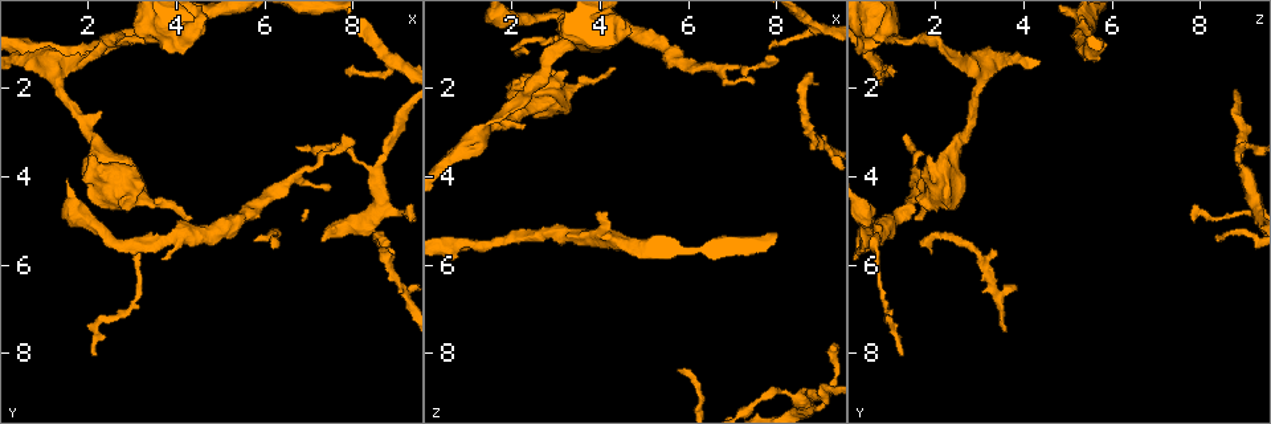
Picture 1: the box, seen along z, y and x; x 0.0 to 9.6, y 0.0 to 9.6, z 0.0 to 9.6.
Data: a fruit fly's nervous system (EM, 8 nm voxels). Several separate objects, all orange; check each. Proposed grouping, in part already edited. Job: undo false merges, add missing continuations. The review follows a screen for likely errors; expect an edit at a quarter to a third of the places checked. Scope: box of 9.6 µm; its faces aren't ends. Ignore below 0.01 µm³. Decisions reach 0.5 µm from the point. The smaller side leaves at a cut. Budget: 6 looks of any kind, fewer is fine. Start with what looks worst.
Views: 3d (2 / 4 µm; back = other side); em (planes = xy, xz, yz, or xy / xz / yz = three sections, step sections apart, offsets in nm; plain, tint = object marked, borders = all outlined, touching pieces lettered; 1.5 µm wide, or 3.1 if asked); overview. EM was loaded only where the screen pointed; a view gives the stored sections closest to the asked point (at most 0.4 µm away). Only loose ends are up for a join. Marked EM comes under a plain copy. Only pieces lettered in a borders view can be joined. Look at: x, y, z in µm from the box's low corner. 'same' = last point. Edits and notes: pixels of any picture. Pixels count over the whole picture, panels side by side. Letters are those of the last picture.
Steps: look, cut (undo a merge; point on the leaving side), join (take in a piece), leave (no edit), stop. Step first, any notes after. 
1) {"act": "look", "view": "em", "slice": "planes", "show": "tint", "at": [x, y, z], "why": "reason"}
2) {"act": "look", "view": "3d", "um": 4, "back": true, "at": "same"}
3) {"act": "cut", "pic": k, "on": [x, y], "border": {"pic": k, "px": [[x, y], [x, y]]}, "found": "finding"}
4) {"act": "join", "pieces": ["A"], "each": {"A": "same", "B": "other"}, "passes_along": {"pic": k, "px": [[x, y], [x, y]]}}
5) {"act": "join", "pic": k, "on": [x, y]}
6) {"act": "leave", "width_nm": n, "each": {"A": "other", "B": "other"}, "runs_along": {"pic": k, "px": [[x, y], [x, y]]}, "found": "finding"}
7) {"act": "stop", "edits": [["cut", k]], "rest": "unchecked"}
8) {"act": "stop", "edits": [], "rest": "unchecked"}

{"act": "look", "view": "em", "slice": "xy", "step": 4, "show": "borders", "at": [4.35, 4.90, 1.60], "why": "an open end"}

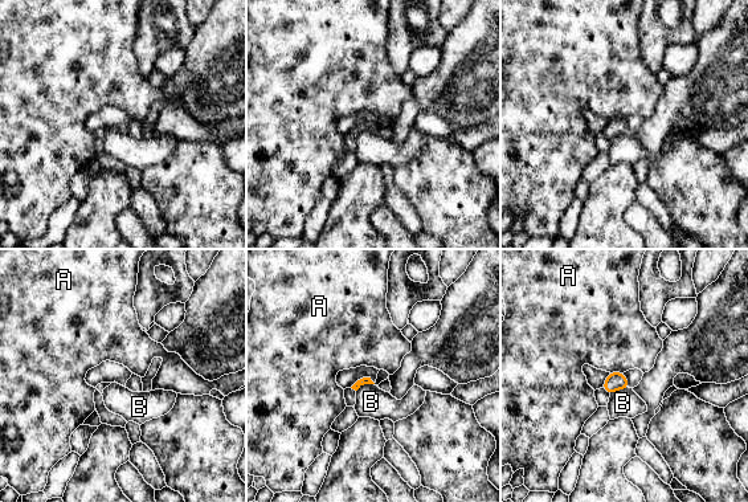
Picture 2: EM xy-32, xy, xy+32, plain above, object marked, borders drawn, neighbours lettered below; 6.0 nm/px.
{"act": "look", "view": "em", "slice": "planes", "show": "borders", "at": "same"}

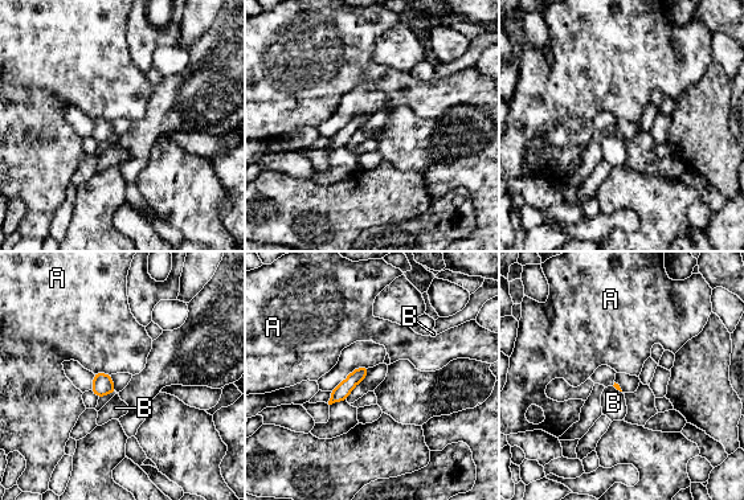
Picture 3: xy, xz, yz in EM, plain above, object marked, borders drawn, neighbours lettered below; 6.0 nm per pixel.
{"act": "leave", "longest_contact_nm": ["A", 110], "each": {"A": "other", "B": "other"}, "runs_along": {"pic": 3, "px": [[366, 369], [334, 398]]}, "found": "none of them fits"}

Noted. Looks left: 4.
{"act": "look", "view": "em", "slice": "xy", "step": 8, "show": "borders", "at": [2.05, 3.60, 2.05], "why": "stops while still wide"}

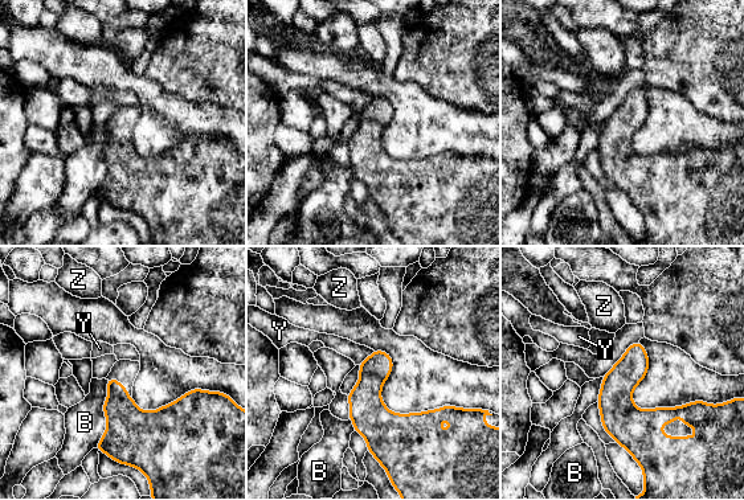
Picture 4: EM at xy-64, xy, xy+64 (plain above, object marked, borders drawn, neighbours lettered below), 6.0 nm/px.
{"act": "look", "view": "em", "slice": "xz", "step": 8, "show": "borders", "at": "same", "why": "cut it another way"}

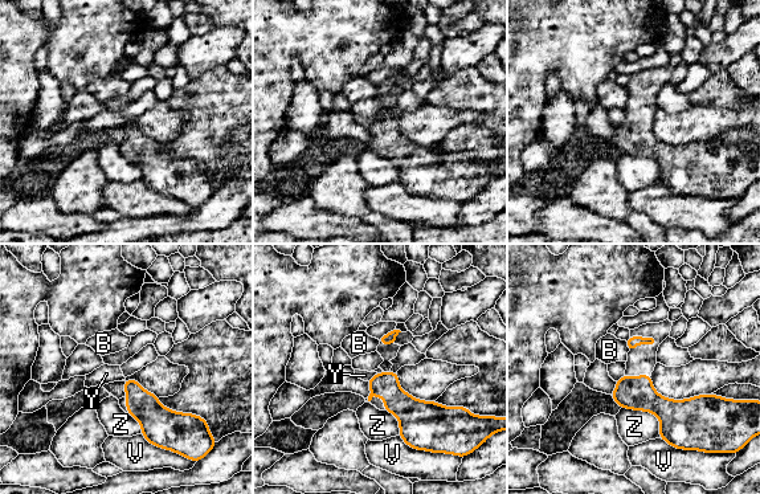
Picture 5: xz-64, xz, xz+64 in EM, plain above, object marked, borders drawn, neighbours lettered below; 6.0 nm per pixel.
{"act": "leave", "longest_contact_nm": ["Z", 300], "each": {"B": "other", "V": "other", "Y": "other", "Z": "other"}, "border": {"pic": 5, "px": [[376, 339], [379, 343]]}, "found": "no lettered piece goes on from it"}

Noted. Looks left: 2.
{"act": "look", "view": "em", "slice": "planes", "show": "borders", "at": [1.35, 1.80, 3.00], "why": "two arms at a narrow angle"}

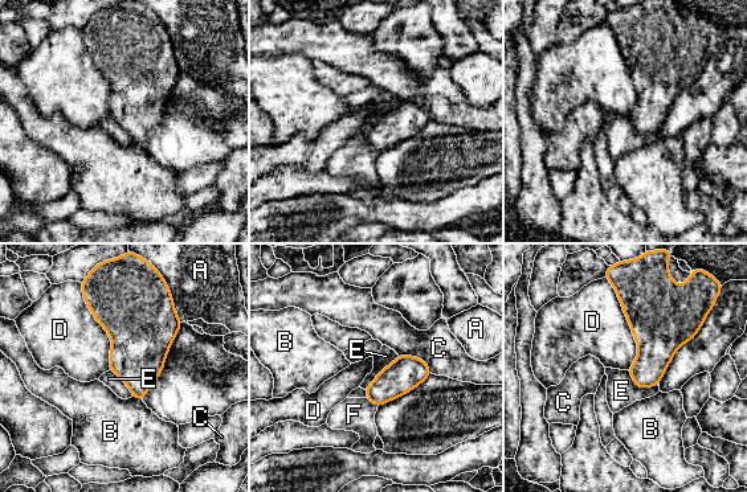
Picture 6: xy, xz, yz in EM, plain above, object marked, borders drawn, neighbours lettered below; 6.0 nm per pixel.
{"act": "leave", "width_nm": 200, "each": {"A": "other", "B": "other", "C": "other", "D": "other", "E": "other", "F": "other"}, "border": {"pic": 6, "px": [[399, 355], [419, 357], [431, 372]]}, "found": "one neuron here"}

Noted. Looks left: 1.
{"act": "stop", "edits": [], "rest": "unchecked"}

